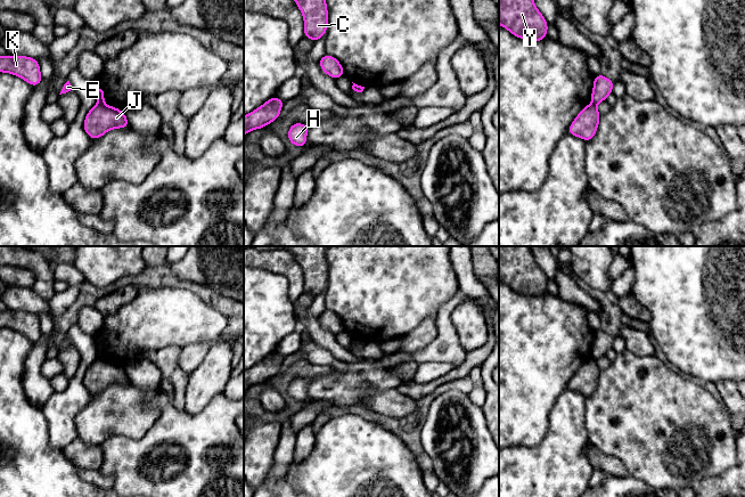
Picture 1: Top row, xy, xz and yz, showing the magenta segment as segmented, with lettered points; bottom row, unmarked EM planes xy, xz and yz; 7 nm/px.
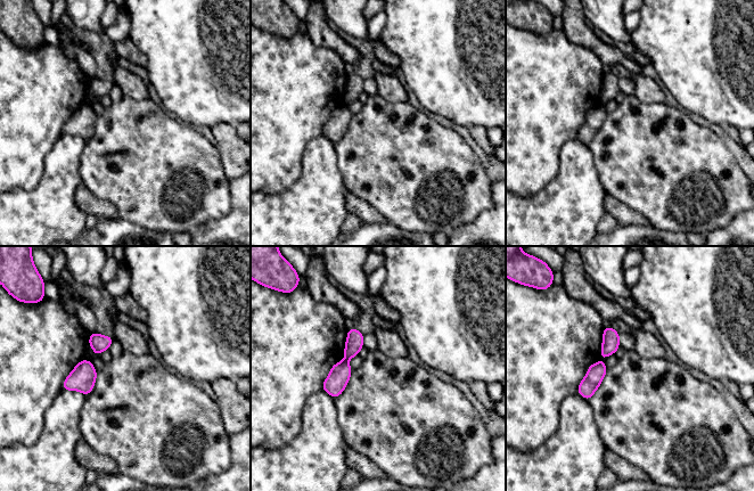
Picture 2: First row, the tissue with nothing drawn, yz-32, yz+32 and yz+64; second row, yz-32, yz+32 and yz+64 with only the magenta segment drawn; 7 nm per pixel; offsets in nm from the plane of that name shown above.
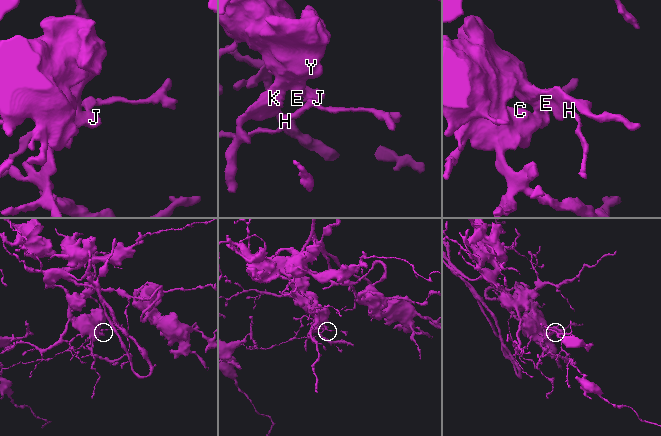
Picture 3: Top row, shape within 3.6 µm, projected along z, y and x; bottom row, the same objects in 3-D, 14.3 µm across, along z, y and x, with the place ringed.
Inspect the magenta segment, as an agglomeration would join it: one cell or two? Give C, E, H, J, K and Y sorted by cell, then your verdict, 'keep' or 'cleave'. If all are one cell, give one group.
C E J K Y / H | cleave

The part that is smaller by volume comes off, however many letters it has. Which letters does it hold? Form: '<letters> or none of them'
H

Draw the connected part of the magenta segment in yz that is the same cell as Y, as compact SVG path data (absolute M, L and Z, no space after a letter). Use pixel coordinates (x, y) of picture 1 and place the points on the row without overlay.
M499 246L499 279L523 295L537 298L547 292L548 278L535 261L532 246Z

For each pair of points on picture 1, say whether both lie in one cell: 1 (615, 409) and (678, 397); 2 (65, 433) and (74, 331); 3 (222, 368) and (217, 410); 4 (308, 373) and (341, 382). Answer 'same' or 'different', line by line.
1: same
2: same
3: different
4: same

